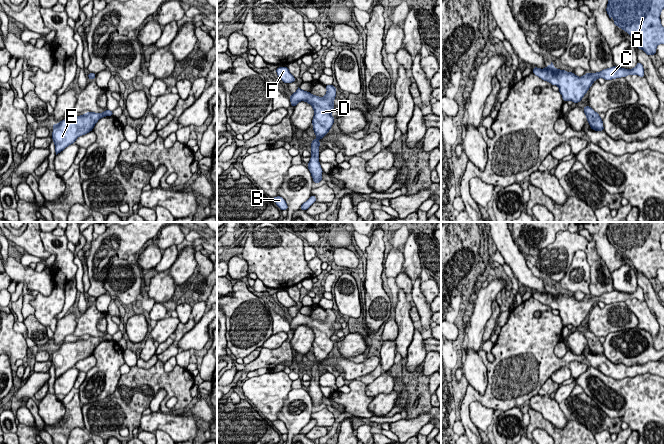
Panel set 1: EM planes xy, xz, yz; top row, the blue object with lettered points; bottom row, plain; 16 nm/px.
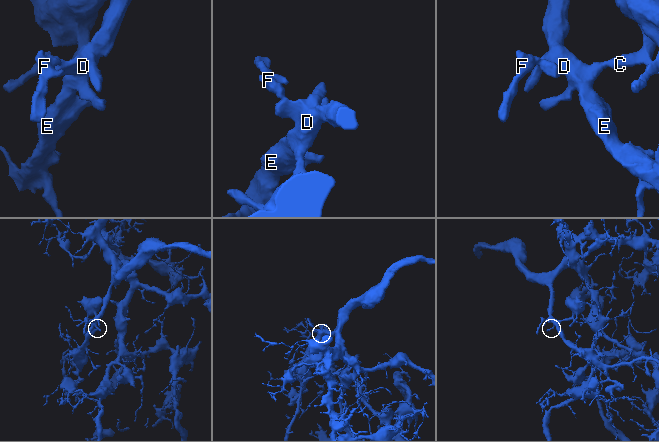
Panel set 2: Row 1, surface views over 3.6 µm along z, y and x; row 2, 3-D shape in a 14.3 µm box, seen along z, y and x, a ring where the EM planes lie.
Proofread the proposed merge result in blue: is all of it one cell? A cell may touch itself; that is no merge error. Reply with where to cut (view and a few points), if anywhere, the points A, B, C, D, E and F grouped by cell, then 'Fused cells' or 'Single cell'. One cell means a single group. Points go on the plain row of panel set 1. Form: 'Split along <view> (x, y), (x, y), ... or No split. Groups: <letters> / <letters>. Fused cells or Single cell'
No split. Groups: A B C D E F. Single cell

